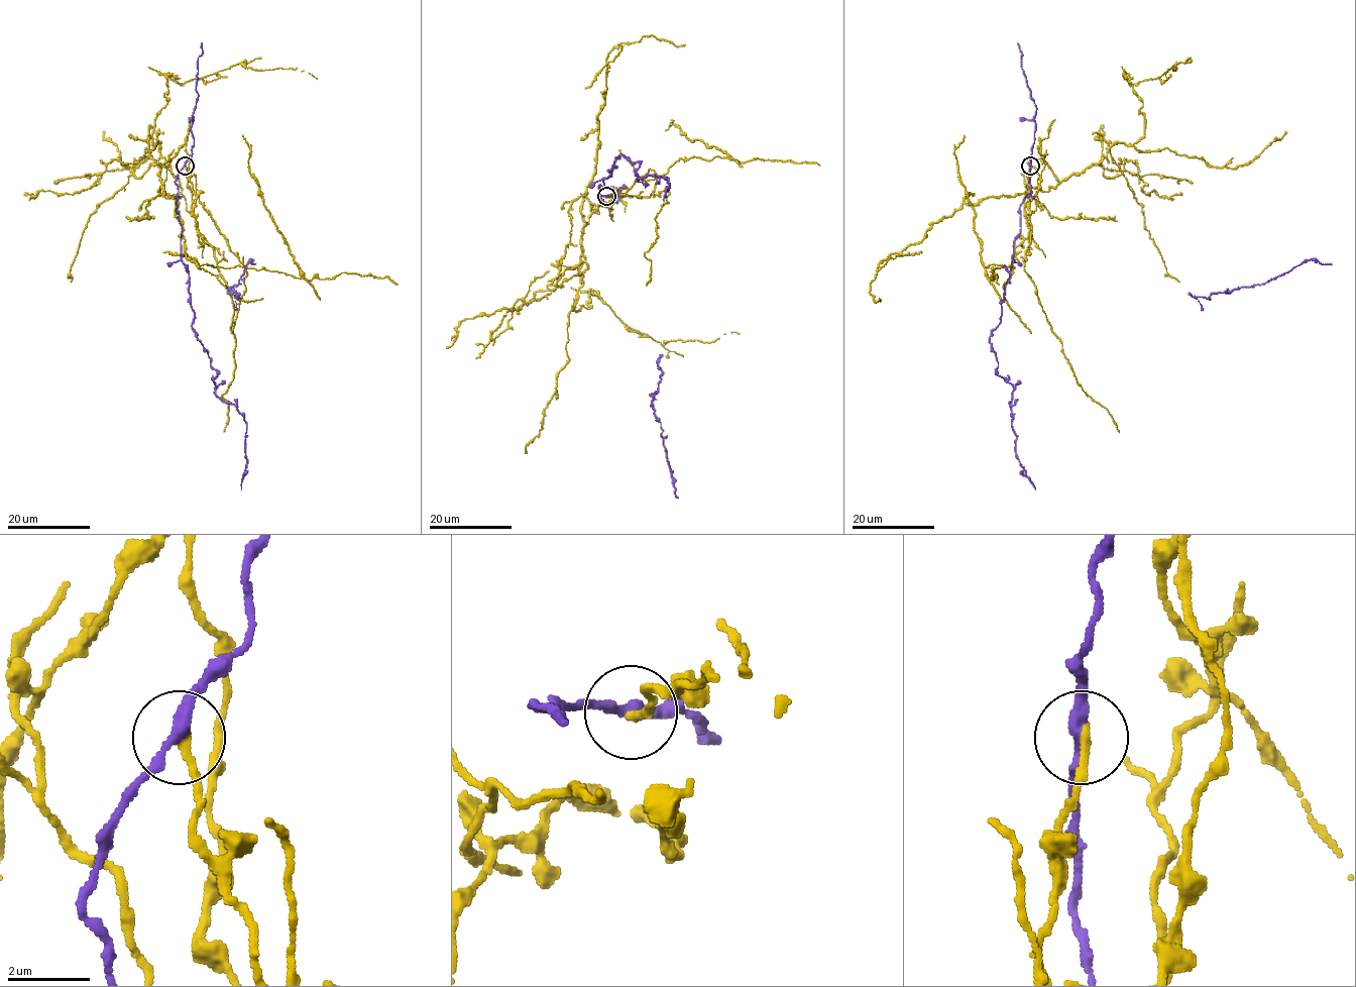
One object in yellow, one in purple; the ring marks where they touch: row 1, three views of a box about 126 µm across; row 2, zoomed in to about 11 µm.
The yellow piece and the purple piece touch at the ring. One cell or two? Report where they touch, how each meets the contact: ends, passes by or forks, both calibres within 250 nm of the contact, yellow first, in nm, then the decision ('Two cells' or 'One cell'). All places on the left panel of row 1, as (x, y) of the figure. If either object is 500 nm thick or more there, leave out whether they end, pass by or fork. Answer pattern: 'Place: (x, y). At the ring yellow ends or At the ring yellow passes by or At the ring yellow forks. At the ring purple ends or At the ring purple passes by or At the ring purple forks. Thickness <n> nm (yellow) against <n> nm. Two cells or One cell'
Place: (185, 166). At the ring yellow ends. At the ring purple passes by. Thickness 240 nm (yellow) against 280 nm. Two cells

